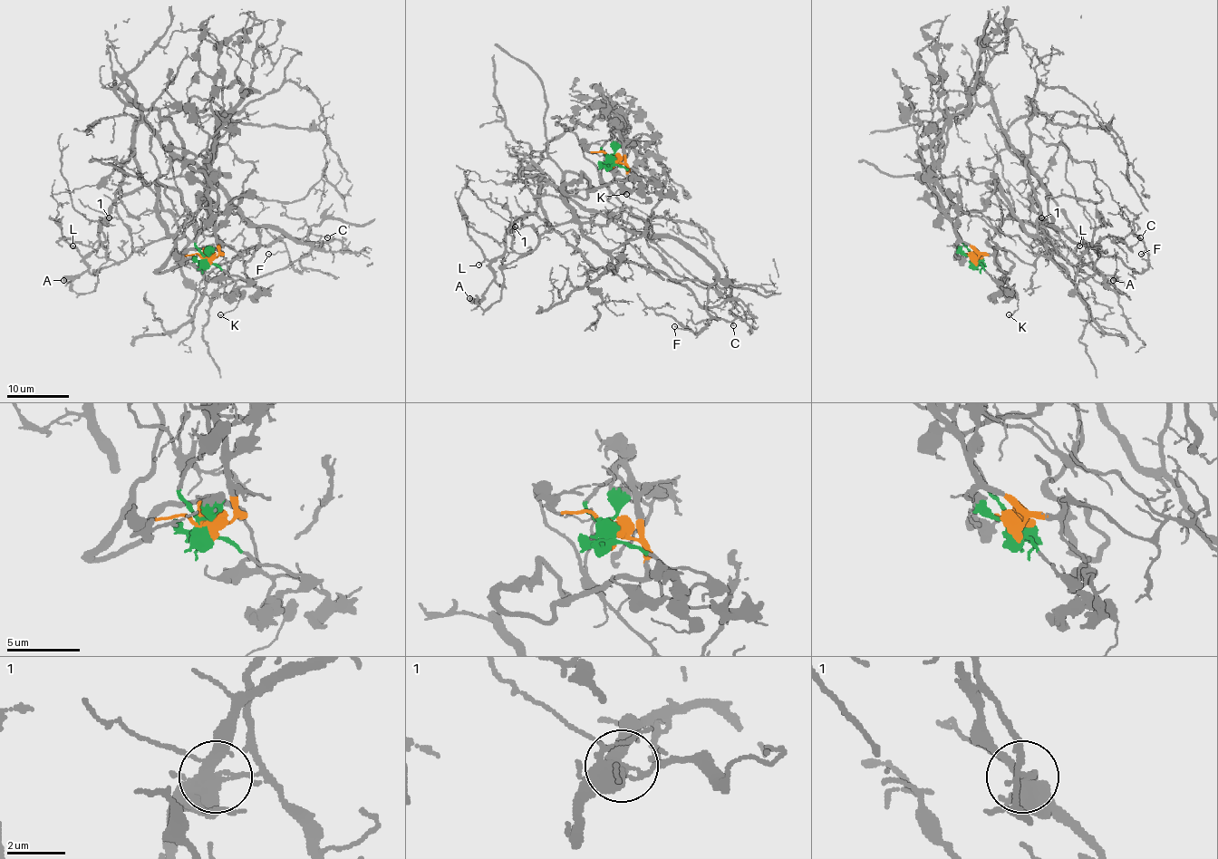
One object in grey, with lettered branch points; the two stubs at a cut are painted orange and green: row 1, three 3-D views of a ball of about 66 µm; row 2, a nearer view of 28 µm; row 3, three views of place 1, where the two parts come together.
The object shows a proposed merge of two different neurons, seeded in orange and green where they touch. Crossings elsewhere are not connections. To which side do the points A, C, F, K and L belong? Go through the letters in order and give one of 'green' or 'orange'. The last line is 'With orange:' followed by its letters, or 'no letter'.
A: green
C: orange
F: green
K: green
L: green
With orange: C

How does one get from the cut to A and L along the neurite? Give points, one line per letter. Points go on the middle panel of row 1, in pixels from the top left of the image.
A: (612, 159), (602, 147), (623, 124), (602, 112), (522, 164), (546, 182), (549, 223), (524, 214), (468, 298)
L: (612, 159), (602, 147), (623, 124), (602, 112), (524, 162), (546, 182), (549, 223), (524, 214), (478, 265)

